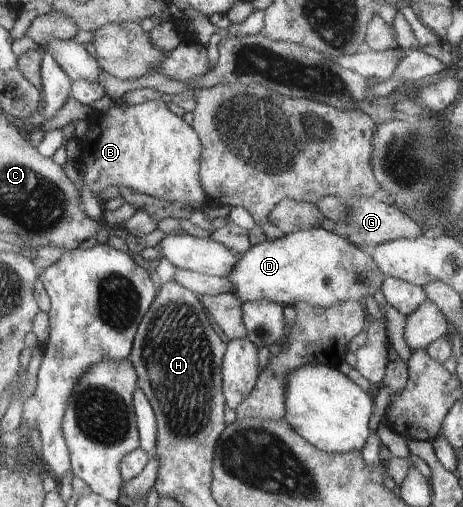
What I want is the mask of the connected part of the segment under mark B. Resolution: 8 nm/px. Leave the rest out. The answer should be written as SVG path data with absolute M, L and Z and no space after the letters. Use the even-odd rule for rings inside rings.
M120 101L114 102L106 112L97 112L88 119L85 134L77 138L80 150L78 171L82 175L93 196L105 208L105 202L100 198L102 190L108 186L128 187L132 190L170 202L180 201L190 204L208 204L207 194L198 178L201 170L200 150L204 145L198 140L198 132L194 132L182 118L172 114L163 101L147 101L139 105L128 105Z

